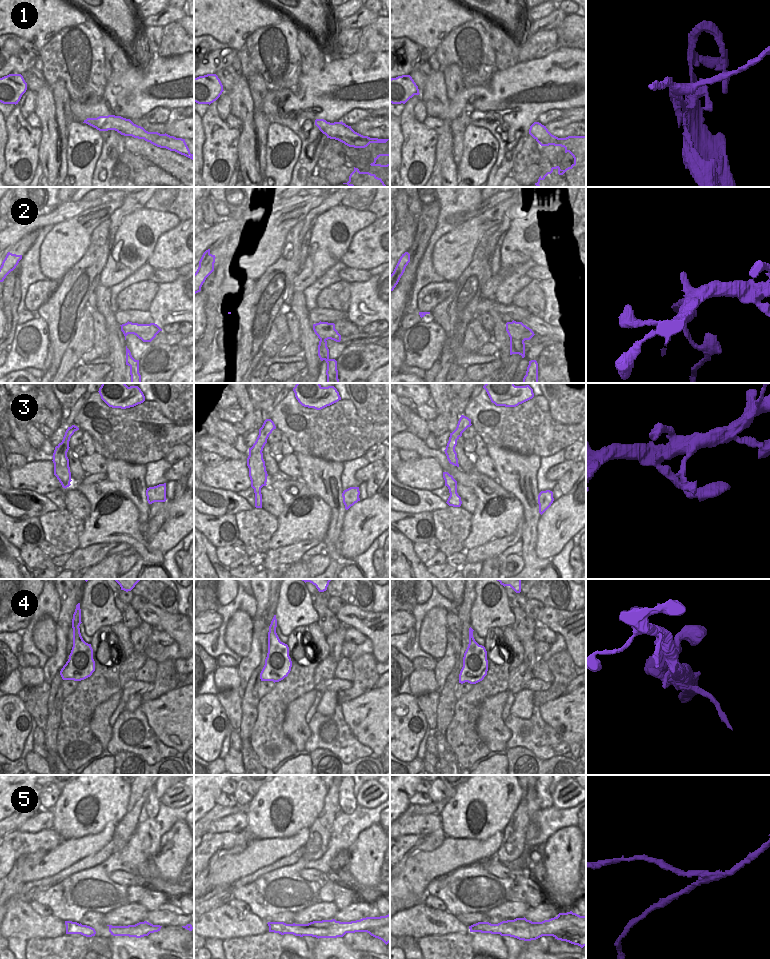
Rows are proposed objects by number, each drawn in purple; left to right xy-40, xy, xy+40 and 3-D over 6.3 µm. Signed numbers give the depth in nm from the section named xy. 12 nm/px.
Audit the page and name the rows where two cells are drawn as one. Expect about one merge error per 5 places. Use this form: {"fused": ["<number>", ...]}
{"fused": ["1", "2", "5"]}

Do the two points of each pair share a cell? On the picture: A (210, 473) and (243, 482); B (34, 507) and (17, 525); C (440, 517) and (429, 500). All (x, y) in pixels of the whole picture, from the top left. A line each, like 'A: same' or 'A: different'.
A: same
B: different
C: different

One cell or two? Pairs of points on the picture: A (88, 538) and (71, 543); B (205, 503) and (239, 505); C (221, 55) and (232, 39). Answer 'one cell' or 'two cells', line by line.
A: two cells
B: one cell
C: two cells

